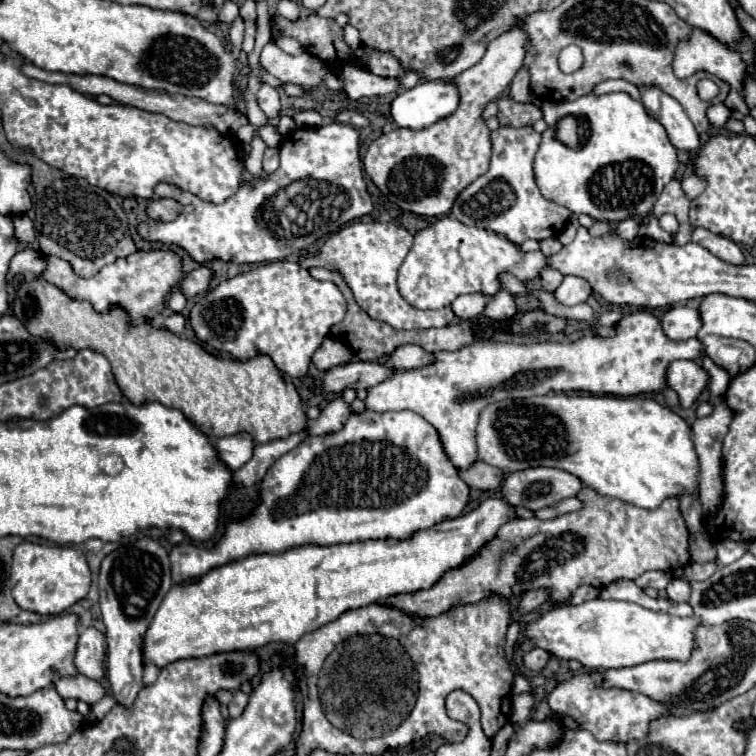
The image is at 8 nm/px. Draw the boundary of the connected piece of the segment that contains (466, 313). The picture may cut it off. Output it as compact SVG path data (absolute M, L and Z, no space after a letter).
M481 293L459 295L451 303L451 309L461 319L477 319L477 317L481 317L481 313L485 309L485 303L489 303L489 299L493 299L493 295L481 295Z

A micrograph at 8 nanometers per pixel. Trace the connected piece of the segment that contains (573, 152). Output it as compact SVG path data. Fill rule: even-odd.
M589 93L589 95L579 97L577 101L571 101L571 103L549 103L549 101L545 101L541 105L541 109L543 109L543 119L547 121L547 129L543 133L543 141L541 141L541 147L535 155L535 167L533 167L541 193L549 201L555 201L557 205L567 207L573 215L587 213L593 219L601 219L601 221L603 219L605 221L623 221L627 217L641 217L641 223L643 223L641 235L643 237L651 237L651 239L657 239L661 243L671 243L671 235L667 231L663 231L659 225L649 225L653 221L653 217L651 217L653 203L657 201L663 187L675 177L675 171L679 167L677 149L669 143L665 127L661 123L657 123L655 119L651 119L645 113L643 105L627 93L607 93L607 95L599 95L599 97ZM567 115L585 117L587 123L589 123L591 135L577 149L563 145L555 137L557 121L567 117Z

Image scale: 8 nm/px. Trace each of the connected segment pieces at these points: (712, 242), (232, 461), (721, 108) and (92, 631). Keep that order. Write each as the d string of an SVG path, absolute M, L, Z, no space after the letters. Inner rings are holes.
M695 227L695 229L693 229L691 241L703 245L705 249L709 249L713 255L717 255L719 259L723 259L723 261L727 261L727 263L743 265L743 261L745 261L745 255L743 255L743 251L737 247L737 243L733 243L733 241L727 239L727 237L715 235L715 233L711 233L711 231L703 229L703 227Z
M237 433L237 435L217 439L215 447L221 459L225 461L225 465L235 471L235 469L241 469L253 457L255 441L249 433Z
M715 103L707 109L707 119L715 129L723 129L729 117L731 117L731 111L723 103Z
M85 627L79 635L75 667L79 673L91 679L101 679L105 675L105 637L95 627Z

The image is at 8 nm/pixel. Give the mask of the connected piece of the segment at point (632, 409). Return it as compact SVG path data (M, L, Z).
M555 393L529 399L503 399L481 411L477 425L479 459L513 473L527 467L557 467L579 477L583 485L601 495L633 503L643 509L655 509L665 497L693 493L697 489L699 463L691 445L689 425L665 405L645 397L611 395L565 395Z

